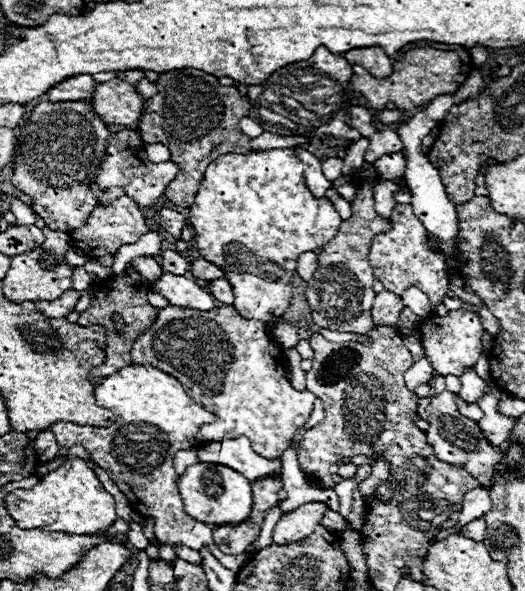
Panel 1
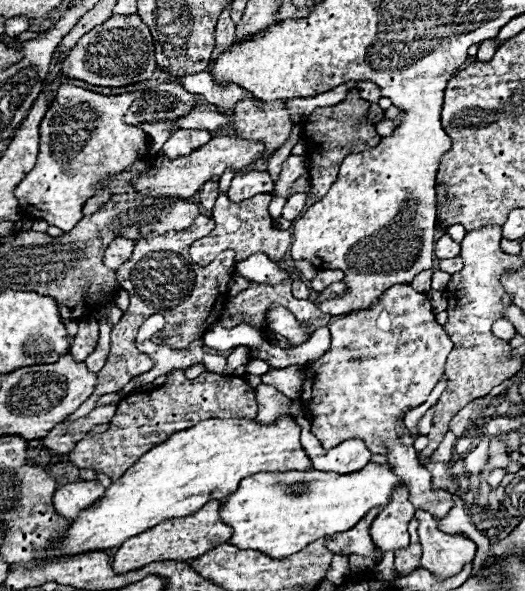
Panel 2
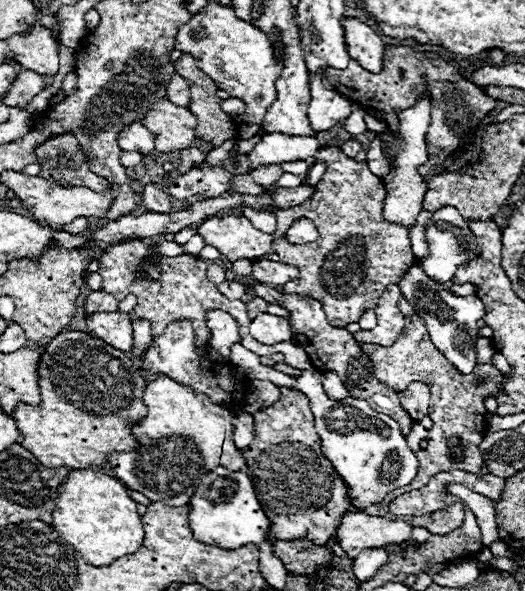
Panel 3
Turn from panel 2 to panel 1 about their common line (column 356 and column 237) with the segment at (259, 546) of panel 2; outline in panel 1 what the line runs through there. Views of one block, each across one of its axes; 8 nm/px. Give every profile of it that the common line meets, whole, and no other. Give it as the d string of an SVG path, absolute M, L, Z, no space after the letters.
M198 462L194 466L188 466L186 472L180 476L178 486L188 516L204 524L238 524L244 522L252 510L250 480L222 464Z

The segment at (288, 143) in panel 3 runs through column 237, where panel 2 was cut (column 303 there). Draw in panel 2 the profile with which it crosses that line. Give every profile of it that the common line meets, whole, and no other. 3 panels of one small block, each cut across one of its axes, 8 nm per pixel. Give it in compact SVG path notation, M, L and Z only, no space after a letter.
M290 156L284 164L282 164L282 172L278 176L278 182L274 186L272 196L278 198L290 198L290 188L292 184L308 172L308 158L306 156Z

